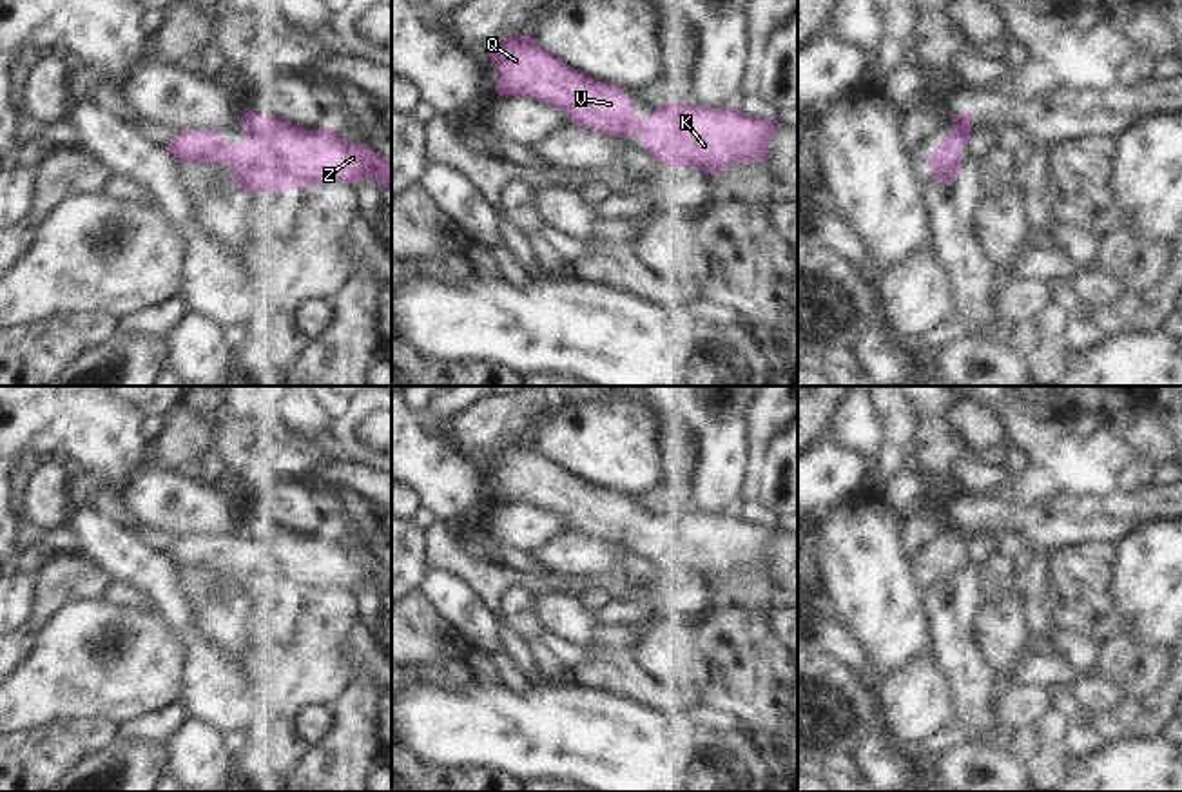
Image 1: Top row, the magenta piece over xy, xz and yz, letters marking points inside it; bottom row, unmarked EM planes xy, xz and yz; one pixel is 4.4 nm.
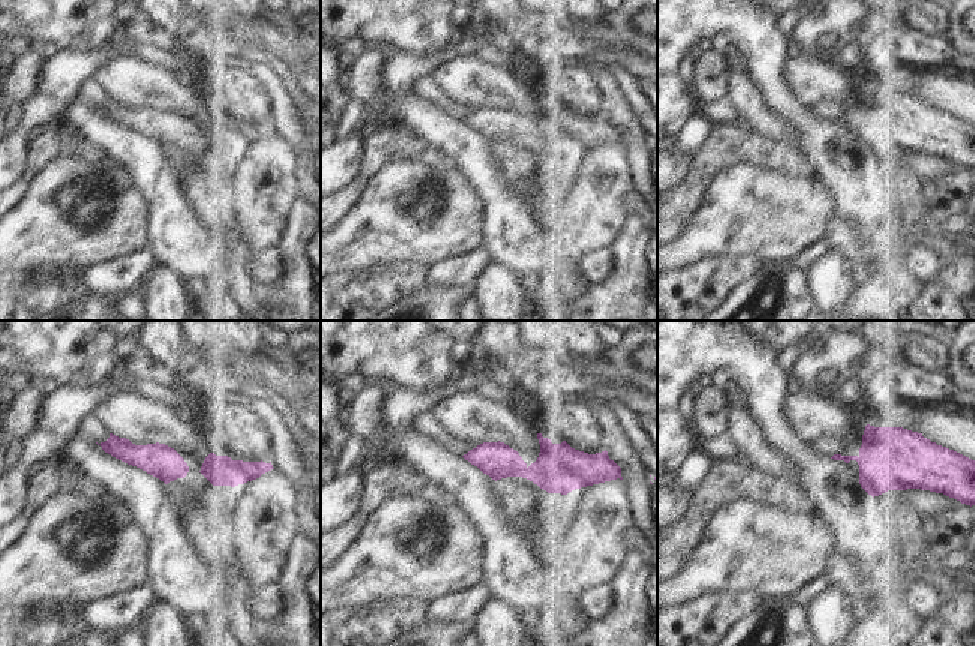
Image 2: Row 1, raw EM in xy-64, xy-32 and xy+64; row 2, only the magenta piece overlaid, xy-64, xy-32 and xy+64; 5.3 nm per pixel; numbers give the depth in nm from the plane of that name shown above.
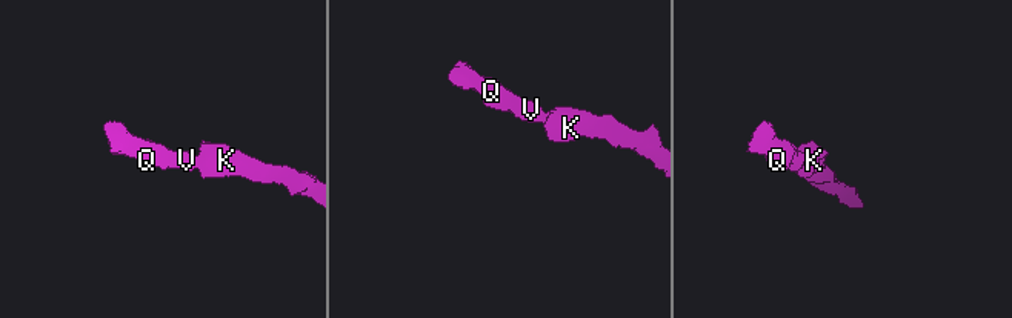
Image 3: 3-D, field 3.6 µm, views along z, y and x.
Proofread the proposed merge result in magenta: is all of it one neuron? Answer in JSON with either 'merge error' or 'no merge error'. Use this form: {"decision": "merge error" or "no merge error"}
{"decision": "no merge error"}

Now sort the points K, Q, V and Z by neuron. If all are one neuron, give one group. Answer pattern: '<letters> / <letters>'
K Q V Z

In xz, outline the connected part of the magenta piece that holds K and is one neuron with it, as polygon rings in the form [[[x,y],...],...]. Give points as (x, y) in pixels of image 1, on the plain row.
[[[529,440],[508,442],[488,460],[497,480],[499,502],[526,502],[549,509],[569,522],[569,527],[606,542],[635,542],[649,565],[667,573],[693,573],[720,582],[725,571],[765,567],[778,526],[751,524],[738,513],[691,513],[660,509],[647,524],[638,524],[627,498],[609,488],[595,488],[542,455]]]

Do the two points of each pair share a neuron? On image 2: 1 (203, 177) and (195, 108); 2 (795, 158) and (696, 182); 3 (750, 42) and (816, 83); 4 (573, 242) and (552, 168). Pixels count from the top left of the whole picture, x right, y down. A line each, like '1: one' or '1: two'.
1: two
2: one
3: two
4: one

